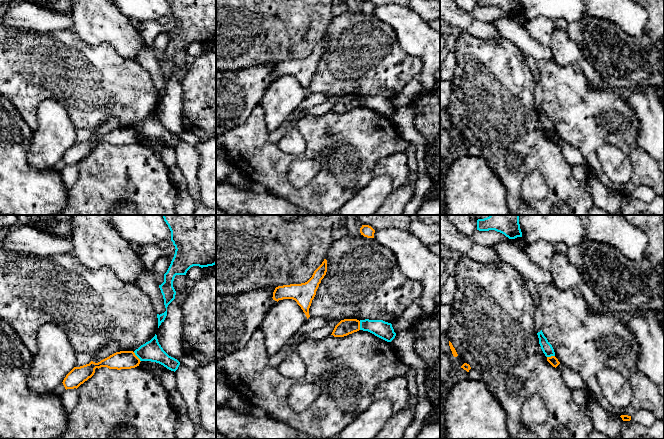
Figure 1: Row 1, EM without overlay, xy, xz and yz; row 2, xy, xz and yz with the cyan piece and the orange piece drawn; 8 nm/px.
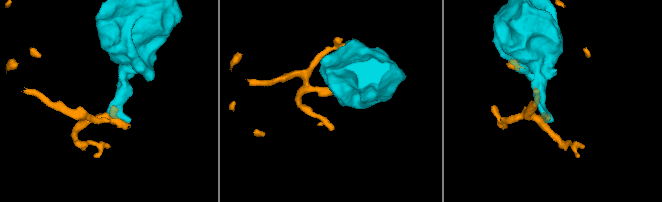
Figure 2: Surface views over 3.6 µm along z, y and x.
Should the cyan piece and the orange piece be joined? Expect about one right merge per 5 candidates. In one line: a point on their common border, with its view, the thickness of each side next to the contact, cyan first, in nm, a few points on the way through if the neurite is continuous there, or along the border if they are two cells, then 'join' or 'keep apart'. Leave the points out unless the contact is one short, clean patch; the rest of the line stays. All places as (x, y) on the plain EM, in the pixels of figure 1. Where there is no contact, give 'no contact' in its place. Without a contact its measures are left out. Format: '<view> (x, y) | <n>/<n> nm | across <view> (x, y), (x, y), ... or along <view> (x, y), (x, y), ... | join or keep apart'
xy (137, 132) | 160/140 nm | along xy (133, 128), (140, 137) | keep apart

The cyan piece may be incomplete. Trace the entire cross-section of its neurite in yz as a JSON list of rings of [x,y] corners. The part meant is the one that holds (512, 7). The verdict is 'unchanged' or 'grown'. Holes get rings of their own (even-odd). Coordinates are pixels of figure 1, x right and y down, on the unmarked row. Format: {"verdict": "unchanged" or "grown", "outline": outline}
{"verdict": "unchanged", "outline": [[[477,0],[477,6],[479,7],[495,6],[497,8],[504,10],[509,15],[522,13],[520,0]]]}

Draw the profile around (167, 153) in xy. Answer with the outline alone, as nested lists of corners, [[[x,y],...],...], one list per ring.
[[[141,137],[139,142],[154,149],[168,168],[177,166],[177,156],[174,147],[167,145],[159,139],[151,137]]]

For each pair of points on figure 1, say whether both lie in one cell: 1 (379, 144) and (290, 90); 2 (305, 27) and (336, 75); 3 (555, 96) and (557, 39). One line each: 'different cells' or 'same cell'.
1: different cells
2: different cells
3: different cells

